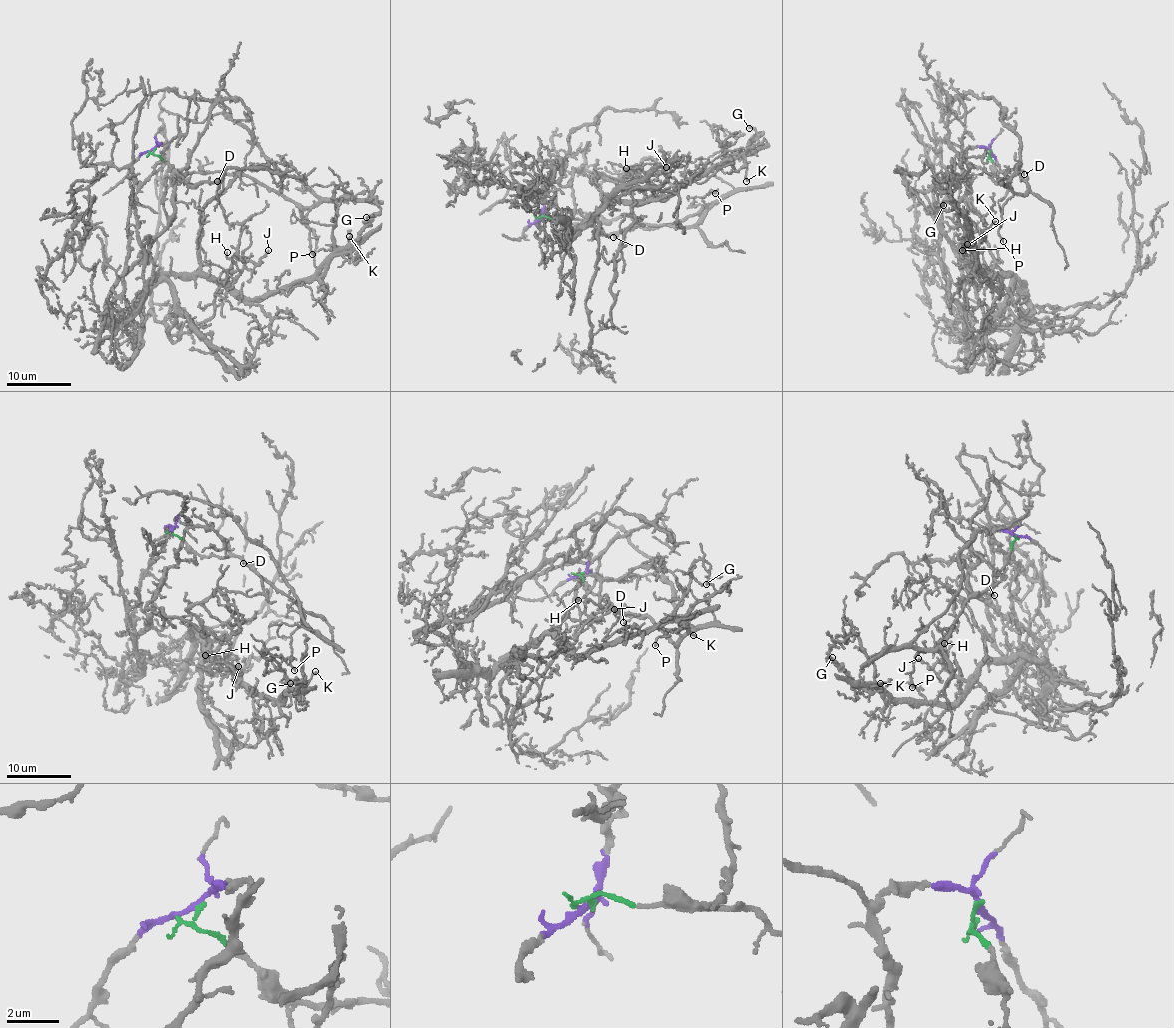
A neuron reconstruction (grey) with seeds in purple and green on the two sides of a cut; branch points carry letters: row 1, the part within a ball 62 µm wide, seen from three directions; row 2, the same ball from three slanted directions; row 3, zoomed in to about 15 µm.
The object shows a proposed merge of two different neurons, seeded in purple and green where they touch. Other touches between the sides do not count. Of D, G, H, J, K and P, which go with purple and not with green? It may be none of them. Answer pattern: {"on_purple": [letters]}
{"on_purple": ["G", "H", "J", "K"]}

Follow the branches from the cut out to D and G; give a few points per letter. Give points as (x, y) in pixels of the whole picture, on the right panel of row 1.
D: (989, 152), (988, 158), (997, 172), (1020, 165), (1023, 175)
G: (990, 152), (965, 157), (958, 264), (970, 339), (989, 323), (1013, 340), (1027, 300), (988, 280), (943, 205)

